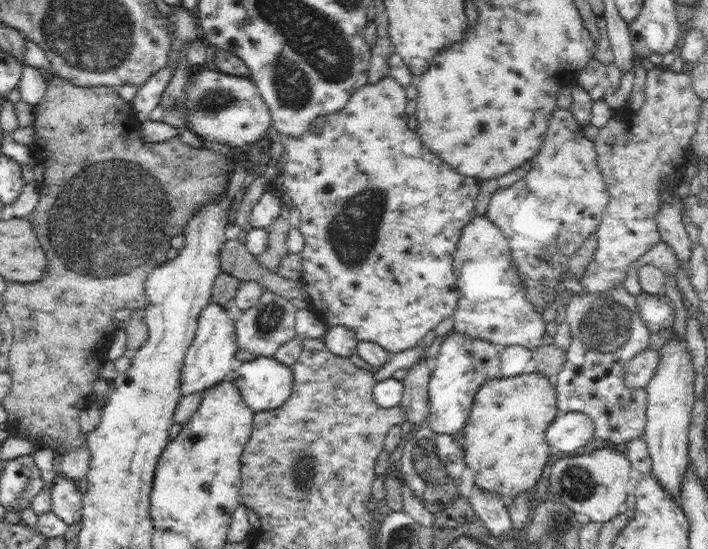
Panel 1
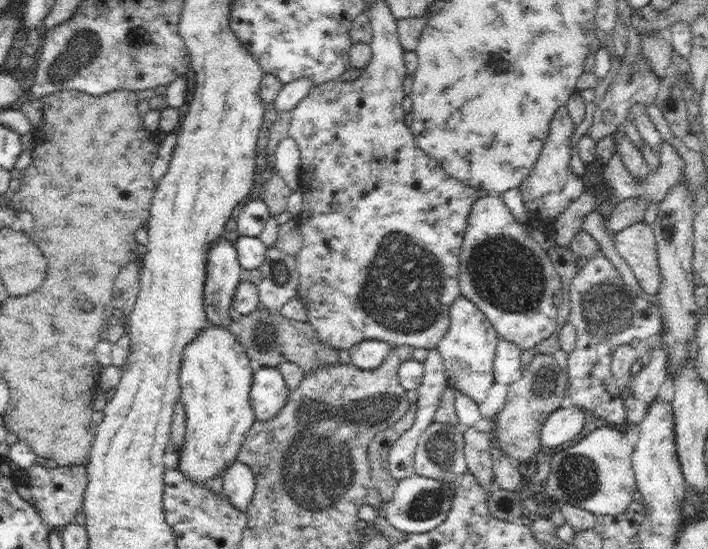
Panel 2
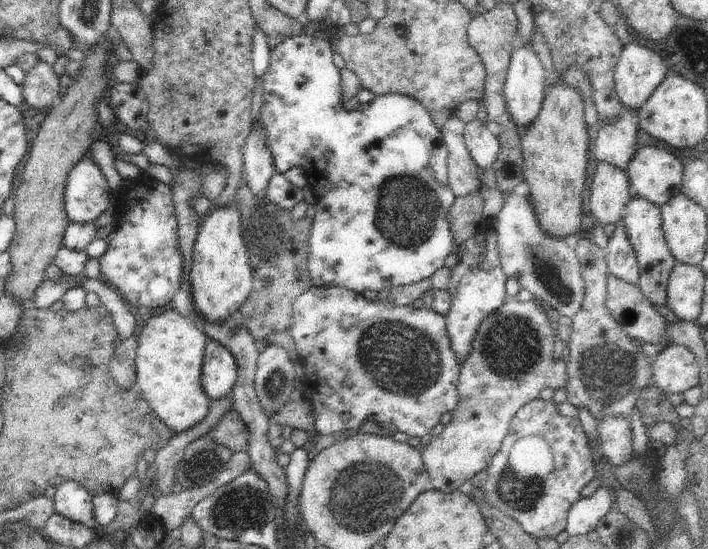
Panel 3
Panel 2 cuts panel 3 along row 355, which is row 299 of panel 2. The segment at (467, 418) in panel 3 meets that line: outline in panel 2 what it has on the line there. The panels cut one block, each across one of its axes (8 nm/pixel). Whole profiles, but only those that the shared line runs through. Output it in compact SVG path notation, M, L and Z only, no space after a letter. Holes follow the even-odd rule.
M497 194L477 198L467 220L467 230L459 254L459 290L461 296L469 298L487 316L497 332L497 338L509 340L517 348L525 350L533 348L543 338L557 334L557 308L553 306L551 298L559 292L559 288L561 278L555 272L547 250L541 250L541 246L533 242L531 234L519 226L519 222L503 204L503 198Z

